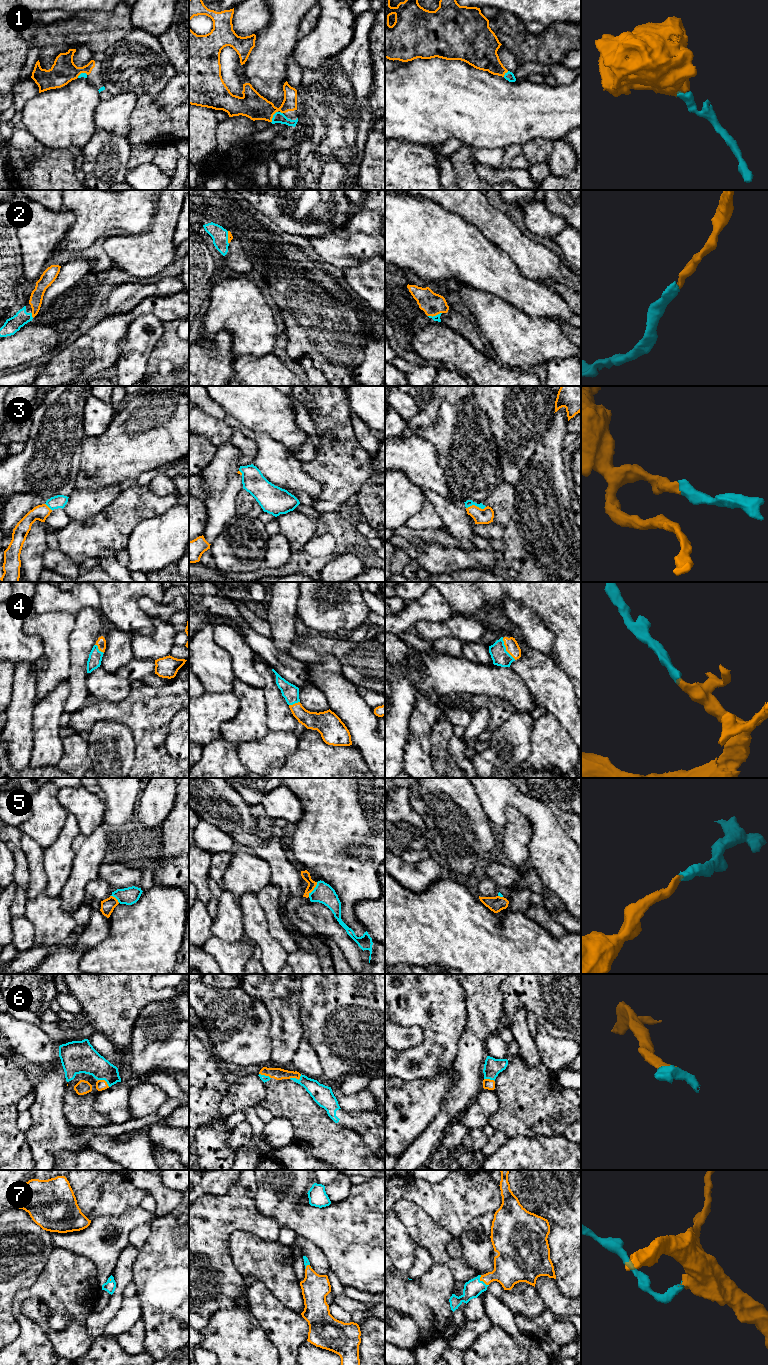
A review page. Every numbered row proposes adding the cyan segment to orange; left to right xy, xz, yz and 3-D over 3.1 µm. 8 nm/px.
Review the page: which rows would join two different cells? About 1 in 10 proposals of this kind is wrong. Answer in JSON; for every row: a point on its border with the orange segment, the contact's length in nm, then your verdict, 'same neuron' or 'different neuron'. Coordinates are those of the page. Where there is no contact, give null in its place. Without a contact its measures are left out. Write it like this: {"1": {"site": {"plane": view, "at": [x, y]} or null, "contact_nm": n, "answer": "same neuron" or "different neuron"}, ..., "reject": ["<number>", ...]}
{"1": {"site": {"plane": "xz", "at": [272, 117]}, "contact_nm": 110, "answer": "same neuron"}, "2": {"site": {"plane": "xy", "at": [32, 315]}, "contact_nm": 40, "answer": "same neuron"}, "3": {"site": {"plane": "yz", "at": [475, 506]}, "contact_nm": 160, "answer": "same neuron"}, "4": {"site": {"plane": "yz", "at": [506, 649]}, "contact_nm": 200, "answer": "same neuron"}, "5": {"site": {"plane": "xz", "at": [313, 889]}, "contact_nm": 140, "answer": "same neuron"}, "6": {"site": {"plane": "xz", "at": [296, 1078]}, "contact_nm": 110, "answer": "same neuron"}, "7": {"site": {"plane": "yz", "at": [482, 1280]}, "contact_nm": 110, "answer": "same neuron"}, "reject": []}

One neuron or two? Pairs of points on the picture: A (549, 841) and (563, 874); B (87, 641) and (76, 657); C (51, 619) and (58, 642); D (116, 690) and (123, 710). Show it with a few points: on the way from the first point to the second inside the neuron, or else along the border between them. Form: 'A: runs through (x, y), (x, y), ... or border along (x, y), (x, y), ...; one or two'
A: runs through (550, 849), (561, 866); one
B: runs through (83, 645), (79, 653); one
C: runs through (51, 625), (54, 628), (55, 636); one
D: border along (132, 690), (122, 700), (115, 703), (97, 700); two

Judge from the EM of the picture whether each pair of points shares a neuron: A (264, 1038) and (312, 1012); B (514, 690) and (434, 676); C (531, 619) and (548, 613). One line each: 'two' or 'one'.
A: one
B: one
C: two

